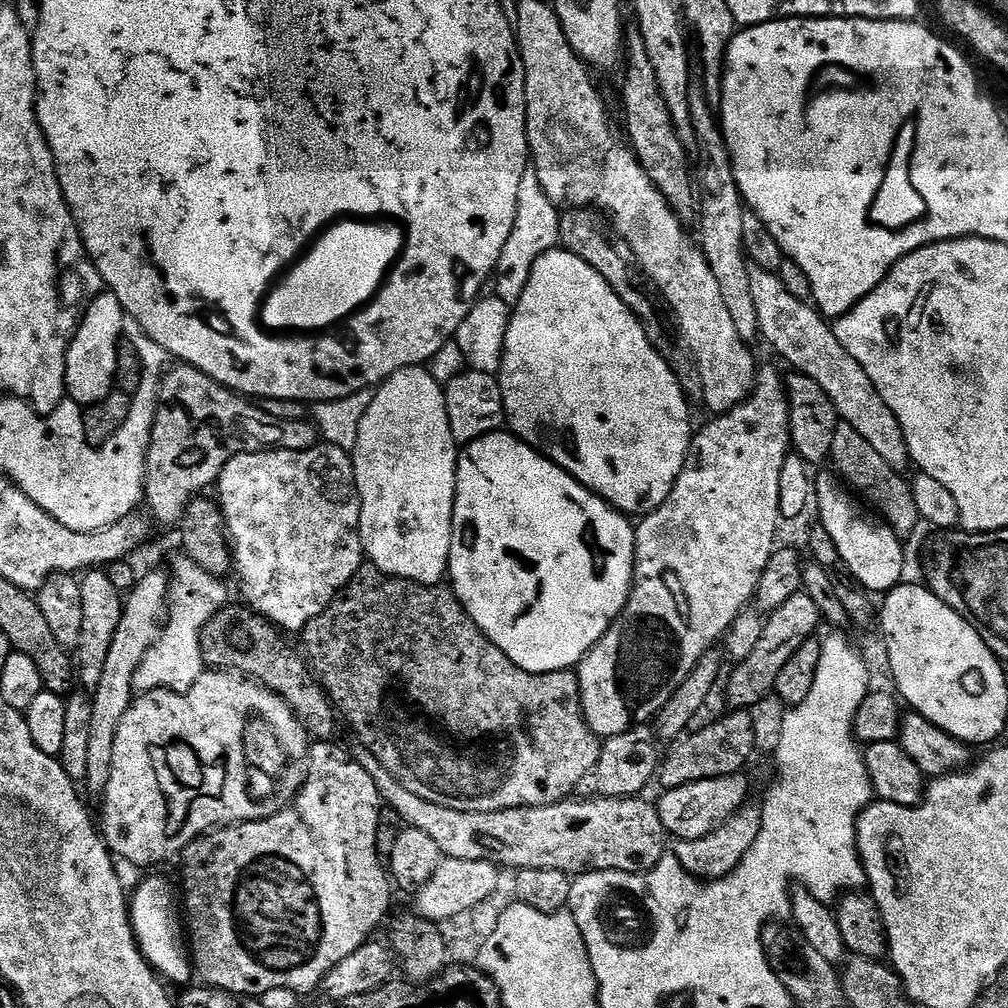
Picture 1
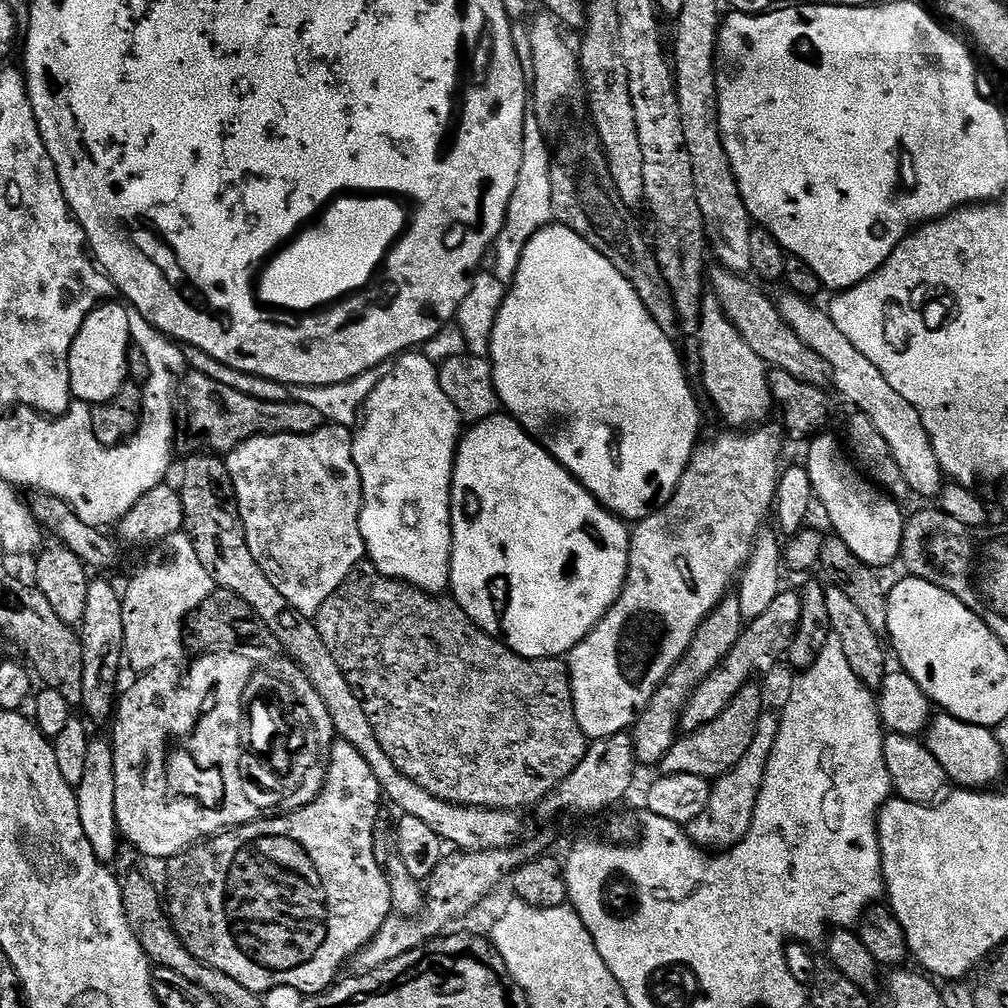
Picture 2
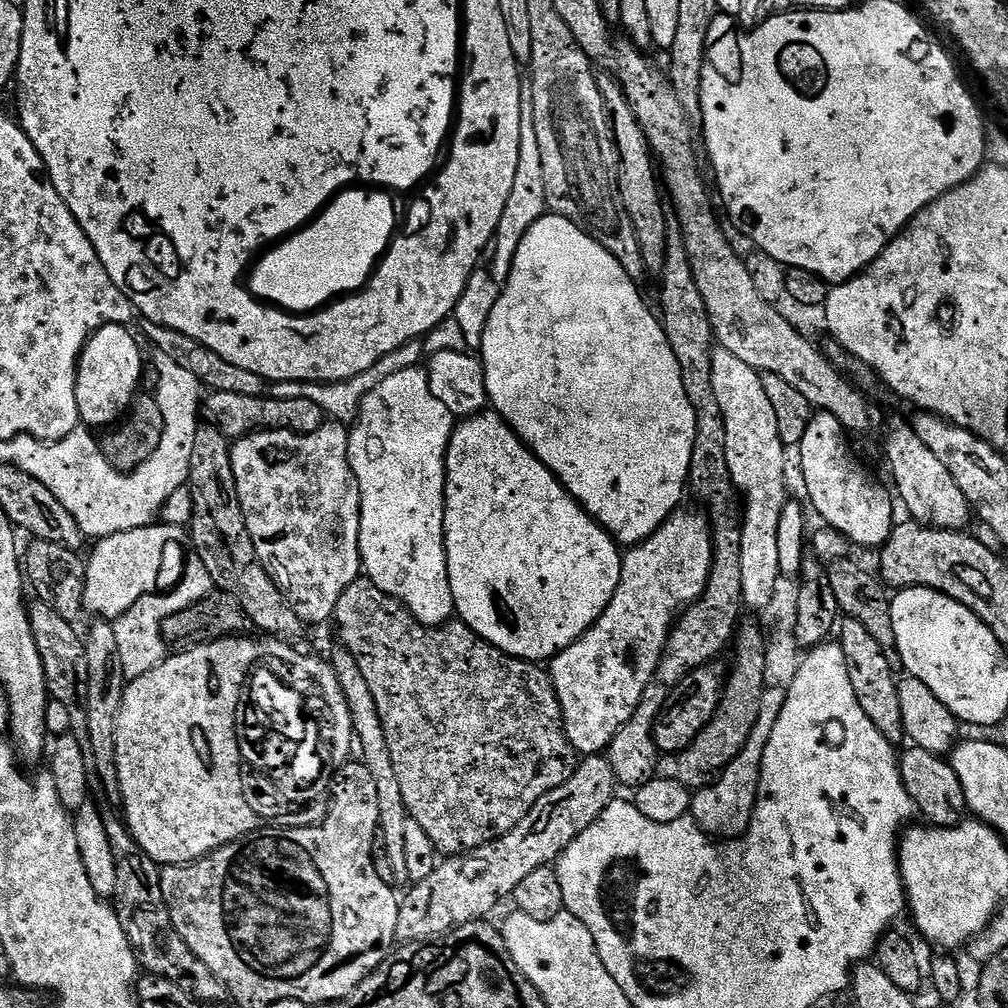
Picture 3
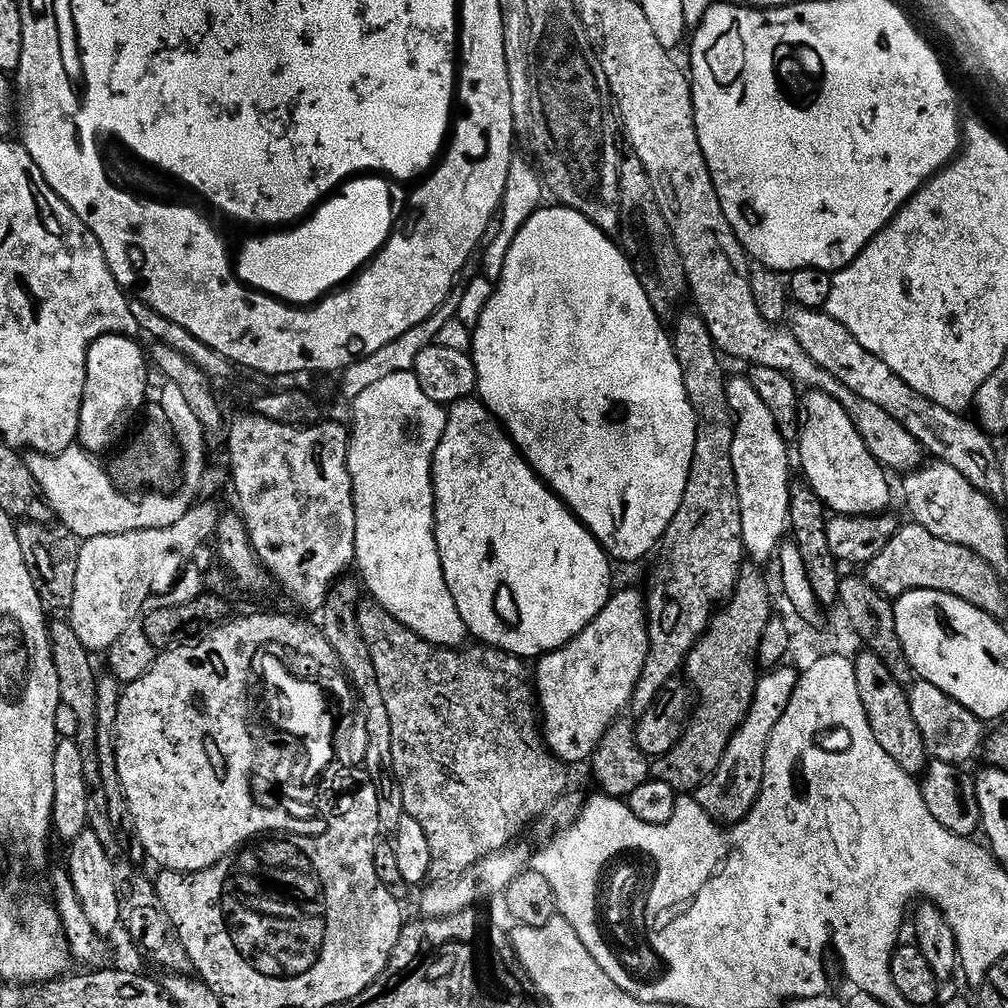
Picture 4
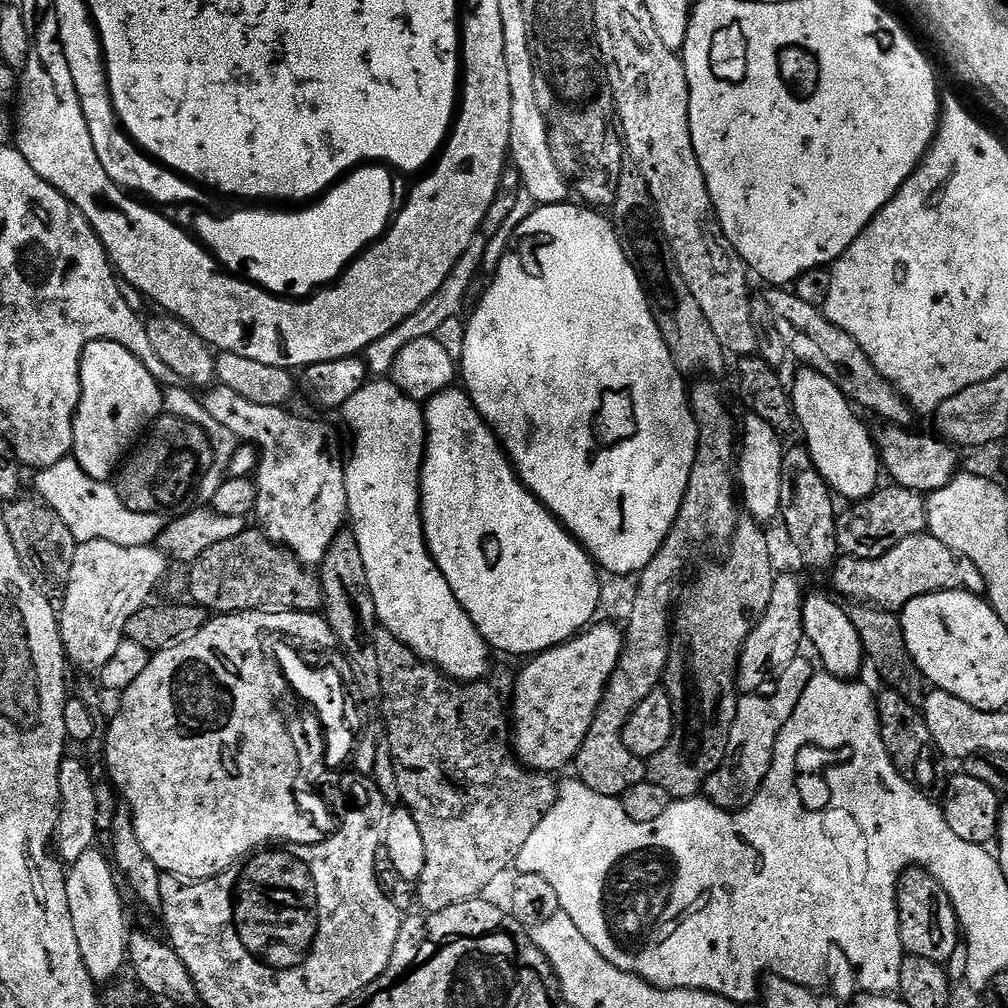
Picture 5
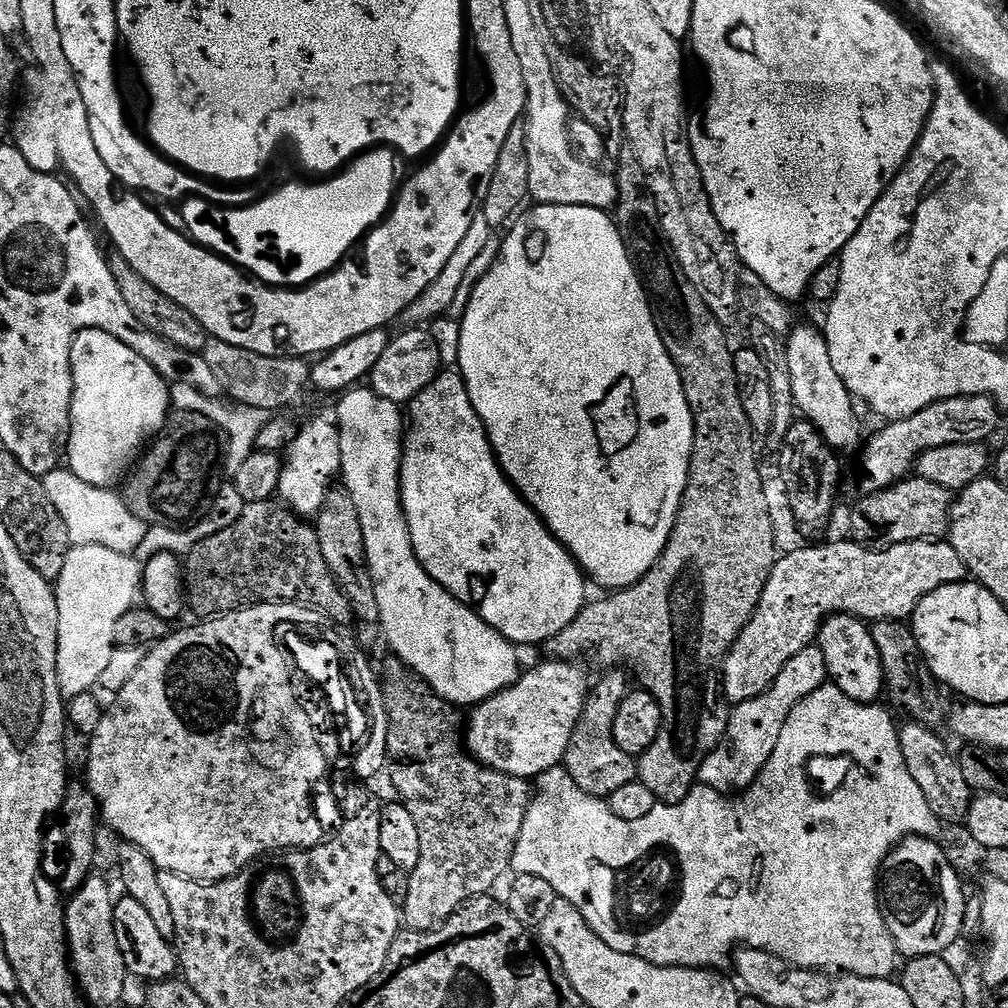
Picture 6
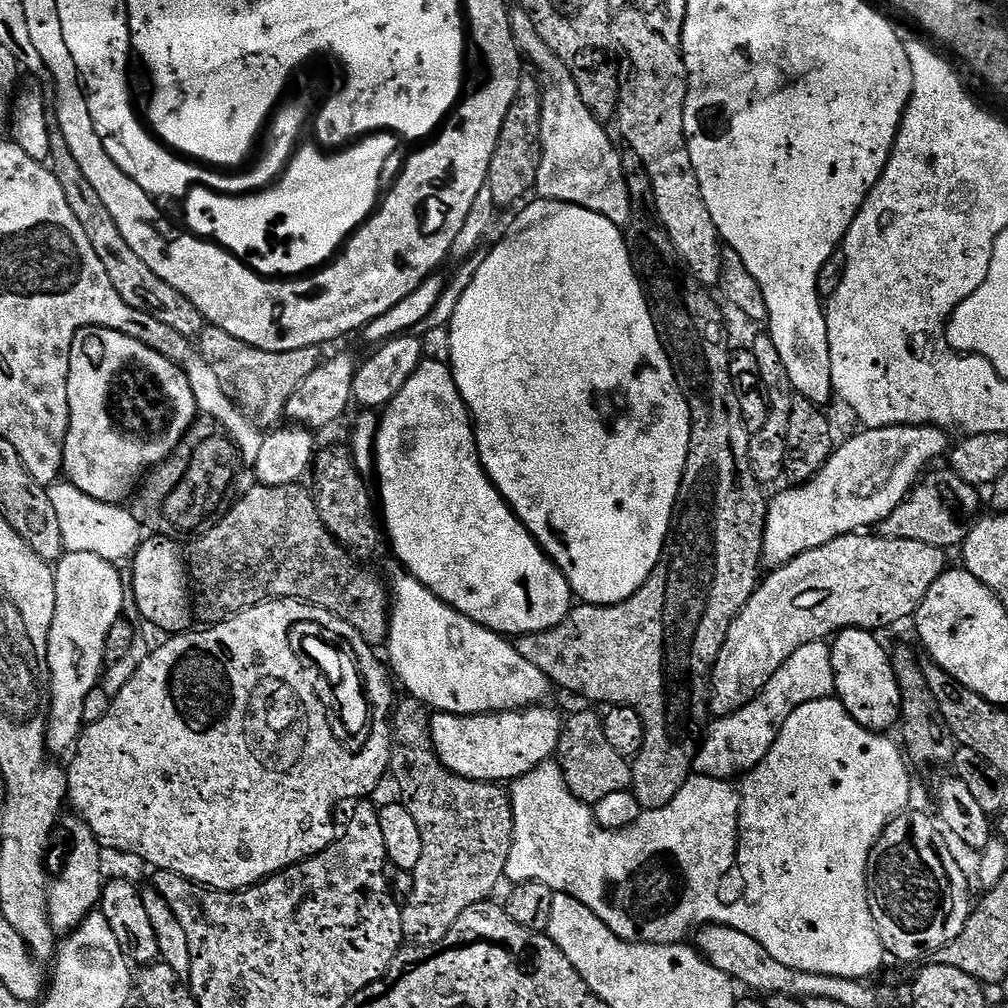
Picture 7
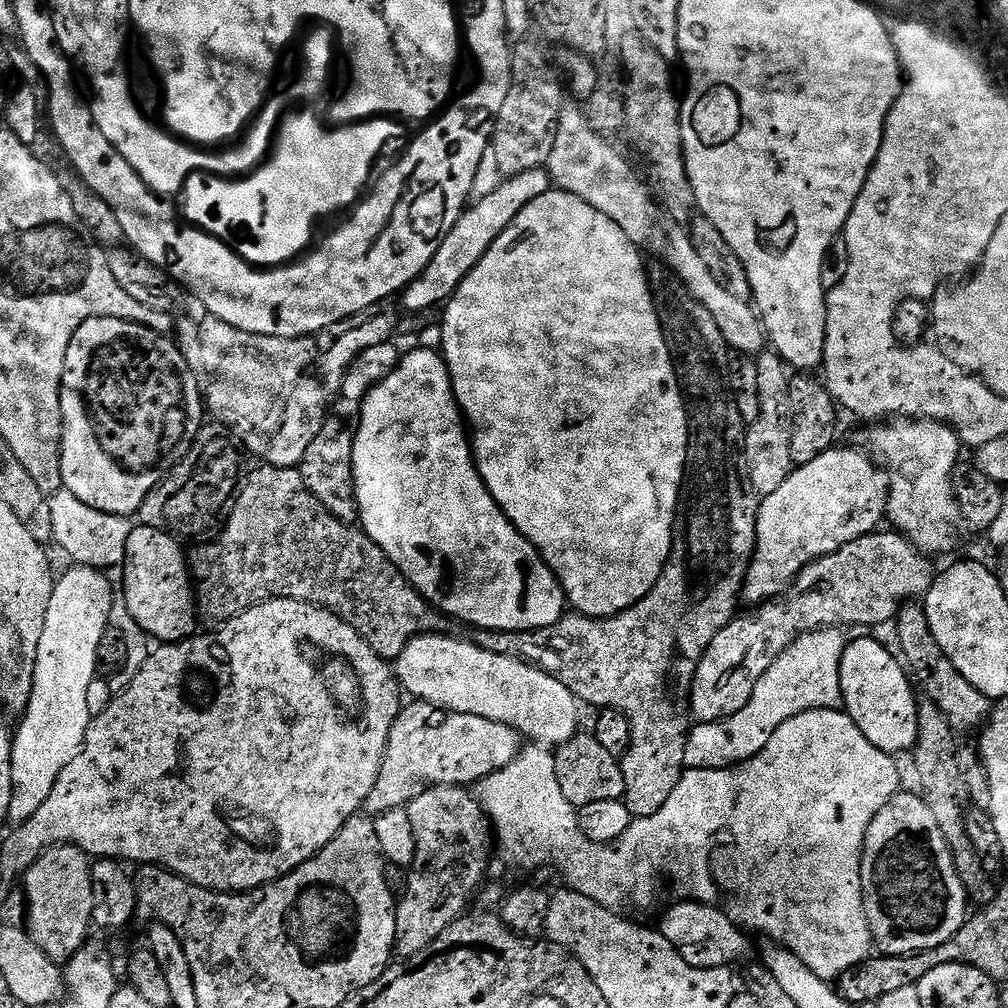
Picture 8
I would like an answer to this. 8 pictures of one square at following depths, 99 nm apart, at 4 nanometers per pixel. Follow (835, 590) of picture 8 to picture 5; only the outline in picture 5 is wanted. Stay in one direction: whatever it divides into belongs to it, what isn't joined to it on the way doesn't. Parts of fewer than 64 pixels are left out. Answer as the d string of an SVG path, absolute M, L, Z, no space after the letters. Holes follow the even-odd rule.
M931 534L908 537L888 553L873 560L841 559L835 565L831 576L833 582L836 583L837 590L842 595L849 596L852 602L867 602L877 608L889 610L902 610L914 598L935 592L961 591L977 594L984 592L984 579L978 566L974 566L974 562L970 562L970 558L957 556L955 552L950 550L950 546L942 546L942 542L938 542L938 538L934 538ZM792 574L777 575L772 583L770 606L766 614L754 626L740 651L740 664L736 667L736 683L744 694L756 694L768 679L779 677L780 671L800 655L800 643L805 638L803 632L803 604L805 589L800 589L797 577Z

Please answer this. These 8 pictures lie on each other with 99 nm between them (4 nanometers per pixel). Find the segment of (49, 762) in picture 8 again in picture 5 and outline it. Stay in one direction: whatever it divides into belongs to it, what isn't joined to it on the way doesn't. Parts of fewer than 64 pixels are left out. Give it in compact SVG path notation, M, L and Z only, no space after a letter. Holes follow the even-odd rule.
M95 540L80 544L74 554L74 564L70 566L68 584L62 593L64 605L59 605L60 637L64 643L64 655L73 665L95 673L106 666L126 638L124 627L138 610L149 603L148 595L156 588L156 583L164 576L170 564L169 557L156 546L114 546L114 542Z

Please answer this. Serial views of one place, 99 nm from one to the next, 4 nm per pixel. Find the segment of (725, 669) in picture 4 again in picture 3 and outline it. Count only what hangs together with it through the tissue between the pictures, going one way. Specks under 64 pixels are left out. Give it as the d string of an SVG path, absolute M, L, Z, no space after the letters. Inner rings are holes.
M745 623L734 637L736 661L732 664L732 672L727 673L724 692L720 696L720 704L716 708L714 718L694 738L690 746L681 752L669 752L661 755L656 766L657 776L670 782L682 782L690 790L699 790L713 784L726 770L726 766L746 746L754 726L758 722L758 714L762 710L762 694L766 687L766 656L768 645L764 632L756 624Z

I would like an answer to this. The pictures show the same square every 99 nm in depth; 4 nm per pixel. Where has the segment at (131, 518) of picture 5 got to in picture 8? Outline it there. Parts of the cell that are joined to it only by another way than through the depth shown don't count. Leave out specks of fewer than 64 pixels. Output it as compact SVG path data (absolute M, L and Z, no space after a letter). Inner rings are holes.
M63 490L51 497L51 501L50 514L54 517L52 535L55 543L60 543L61 550L72 559L72 562L85 568L95 568L97 570L119 569L123 565L128 539L134 527L131 519L115 516L114 514L106 514L102 510L94 510L94 506L86 506L81 500L74 498L74 494Z

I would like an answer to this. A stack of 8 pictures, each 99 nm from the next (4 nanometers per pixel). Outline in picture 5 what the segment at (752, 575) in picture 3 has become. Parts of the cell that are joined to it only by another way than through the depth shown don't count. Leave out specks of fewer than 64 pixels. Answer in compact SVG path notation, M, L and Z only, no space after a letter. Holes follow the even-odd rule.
M748 414L742 420L742 439L738 444L738 492L742 497L742 504L748 507L747 515L757 522L769 522L777 519L780 515L780 499L782 498L782 458L784 457L785 445L780 445L781 433L775 432L762 418Z

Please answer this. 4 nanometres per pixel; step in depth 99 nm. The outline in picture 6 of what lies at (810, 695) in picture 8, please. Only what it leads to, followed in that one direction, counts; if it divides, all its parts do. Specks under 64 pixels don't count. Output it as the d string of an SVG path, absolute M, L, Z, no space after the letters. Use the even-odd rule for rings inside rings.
M813 646L802 650L802 654L794 654L771 688L767 688L758 698L742 702L731 709L724 741L702 762L699 783L715 792L743 793L758 778L766 762L770 762L770 754L774 754L774 746L778 746L778 738L782 738L782 726L786 726L786 718L790 718L790 710L794 710L802 698L823 688L829 680L826 660L820 648Z

